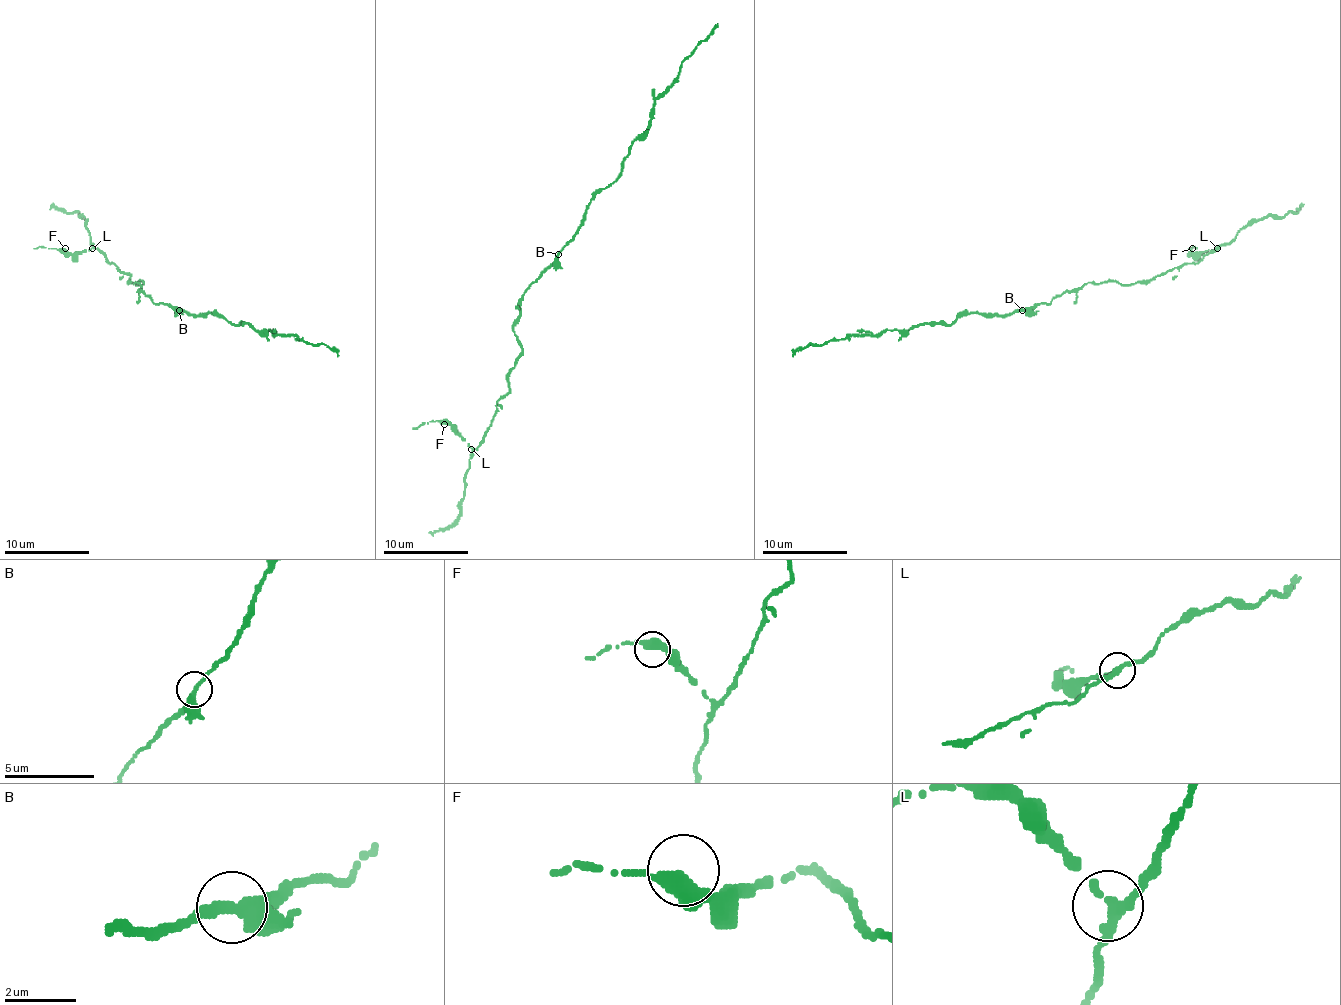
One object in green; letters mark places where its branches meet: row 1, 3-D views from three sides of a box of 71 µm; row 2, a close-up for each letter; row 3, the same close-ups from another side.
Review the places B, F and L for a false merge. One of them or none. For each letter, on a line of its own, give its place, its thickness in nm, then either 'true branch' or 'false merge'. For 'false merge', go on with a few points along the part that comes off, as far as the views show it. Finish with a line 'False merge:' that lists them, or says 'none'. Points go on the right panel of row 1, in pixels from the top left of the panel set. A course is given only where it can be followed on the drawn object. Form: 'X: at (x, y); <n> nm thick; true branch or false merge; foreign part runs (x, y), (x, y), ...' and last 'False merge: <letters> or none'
B: at (1022, 310); 280 nm thick; true branch
F: at (1192, 248); 380 nm thick; true branch
L: at (1217, 248); 240 nm thick; true branch
False merge: none

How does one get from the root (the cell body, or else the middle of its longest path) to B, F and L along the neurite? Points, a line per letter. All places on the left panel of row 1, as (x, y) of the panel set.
B: (158, 303), (169, 303), (179, 309)
F: (158, 303), (135, 284), (141, 282), (130, 282), (130, 275), (122, 273), (97, 248), (73, 254), (65, 248)
L: (158, 303), (135, 284), (141, 282), (130, 282), (130, 275), (92, 248)

